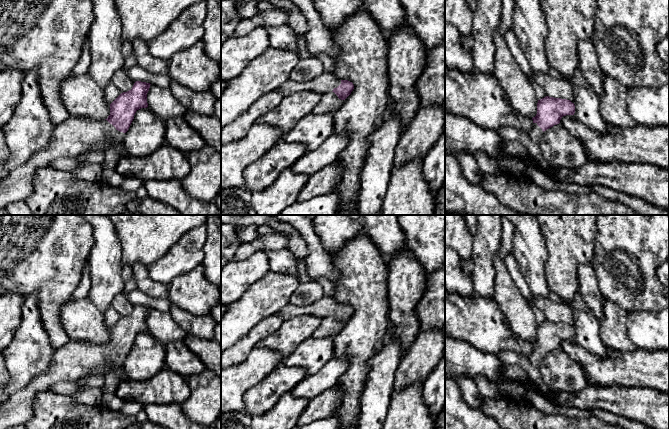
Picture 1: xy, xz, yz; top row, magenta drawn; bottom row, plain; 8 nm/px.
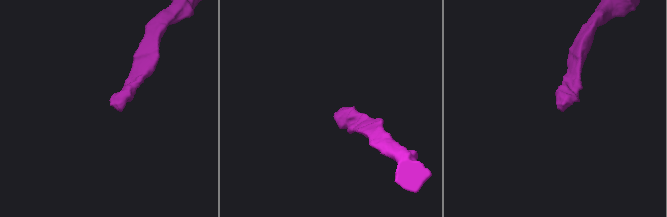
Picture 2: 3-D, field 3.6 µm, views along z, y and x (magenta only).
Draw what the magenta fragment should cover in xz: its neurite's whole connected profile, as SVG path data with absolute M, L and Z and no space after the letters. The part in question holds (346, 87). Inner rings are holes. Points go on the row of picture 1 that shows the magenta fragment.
M333 72L322 74L303 82L287 80L278 88L284 96L301 91L334 92L339 99L345 100L353 91L354 85L348 80L341 80Z

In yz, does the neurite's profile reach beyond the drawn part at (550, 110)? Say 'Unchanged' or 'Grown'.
Grown

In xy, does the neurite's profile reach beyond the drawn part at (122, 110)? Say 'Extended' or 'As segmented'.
Extended

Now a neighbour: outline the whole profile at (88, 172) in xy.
M83 163L72 172L78 179L85 182L100 181L103 166L100 163Z

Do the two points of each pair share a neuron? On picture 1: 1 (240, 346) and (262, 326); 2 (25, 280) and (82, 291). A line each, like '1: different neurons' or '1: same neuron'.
1: same neuron
2: different neurons

